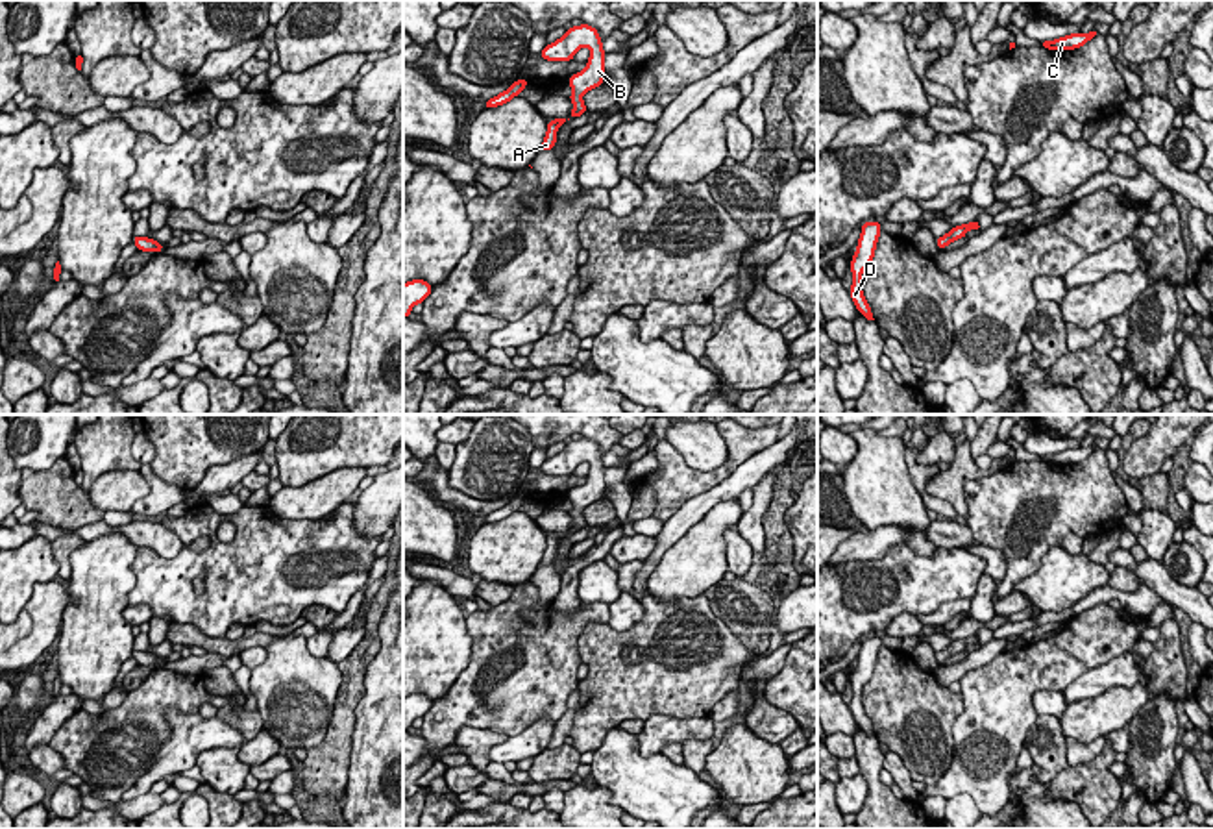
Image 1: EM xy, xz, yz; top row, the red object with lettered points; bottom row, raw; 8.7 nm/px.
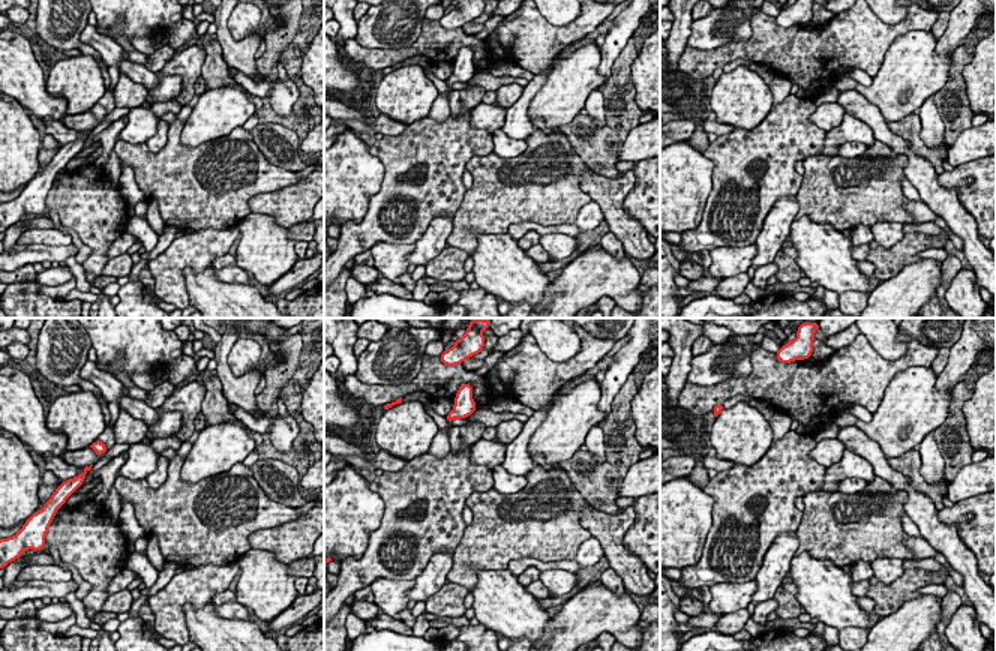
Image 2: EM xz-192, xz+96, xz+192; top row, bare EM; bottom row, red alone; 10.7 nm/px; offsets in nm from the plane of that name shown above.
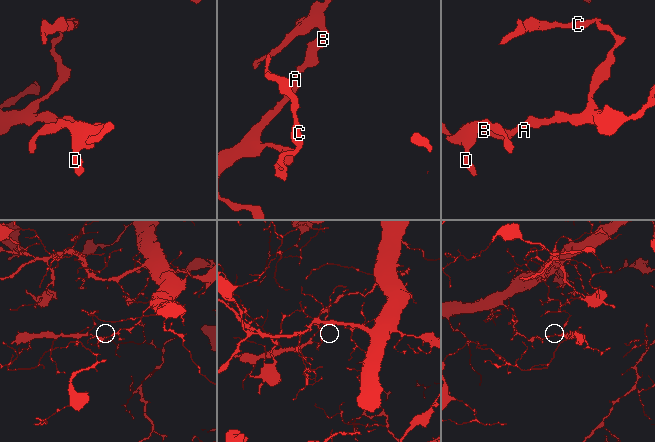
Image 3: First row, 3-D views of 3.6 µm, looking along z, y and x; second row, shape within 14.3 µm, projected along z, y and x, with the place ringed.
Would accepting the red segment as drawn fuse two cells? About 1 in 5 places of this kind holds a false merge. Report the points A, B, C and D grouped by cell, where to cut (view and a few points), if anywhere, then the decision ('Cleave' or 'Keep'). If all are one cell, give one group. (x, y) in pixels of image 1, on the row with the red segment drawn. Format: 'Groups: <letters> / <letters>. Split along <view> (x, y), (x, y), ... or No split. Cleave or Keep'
Groups: A B C D. No split. Keep

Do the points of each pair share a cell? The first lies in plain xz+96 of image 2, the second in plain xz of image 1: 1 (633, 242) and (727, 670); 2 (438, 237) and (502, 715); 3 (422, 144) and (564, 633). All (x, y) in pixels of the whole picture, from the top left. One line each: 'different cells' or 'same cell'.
1: different cells
2: different cells
3: same cell

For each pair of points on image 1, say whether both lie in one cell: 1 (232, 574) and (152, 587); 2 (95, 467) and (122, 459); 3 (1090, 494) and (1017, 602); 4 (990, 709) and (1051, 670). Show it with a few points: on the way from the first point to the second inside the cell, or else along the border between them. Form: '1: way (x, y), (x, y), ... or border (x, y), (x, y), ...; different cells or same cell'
1: way (211, 563), (191, 563), (172, 578); same cell
2: way (102, 459), (115, 459); same cell
3: border (1014, 589), (999, 600); different cells
4: way (1004, 694), (1029, 670), (1036, 670); same cell

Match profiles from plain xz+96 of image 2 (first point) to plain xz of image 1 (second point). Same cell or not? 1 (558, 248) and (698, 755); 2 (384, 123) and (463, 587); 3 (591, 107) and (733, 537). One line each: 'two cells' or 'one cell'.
1: one cell
2: two cells
3: one cell

